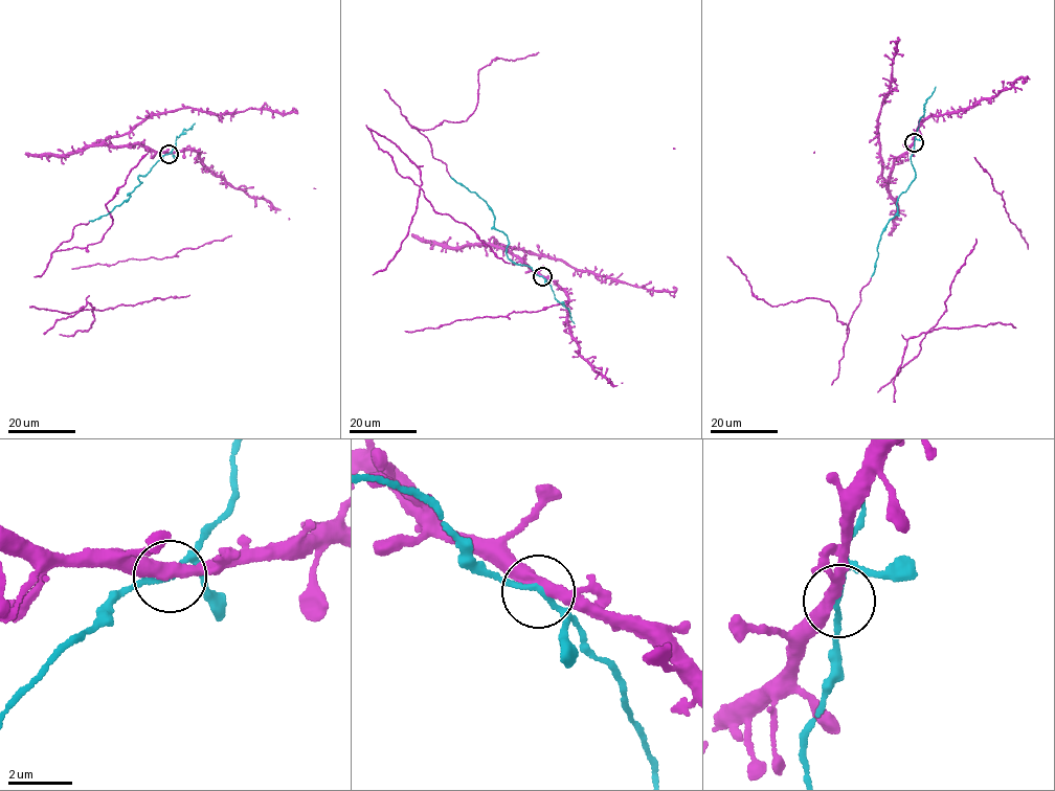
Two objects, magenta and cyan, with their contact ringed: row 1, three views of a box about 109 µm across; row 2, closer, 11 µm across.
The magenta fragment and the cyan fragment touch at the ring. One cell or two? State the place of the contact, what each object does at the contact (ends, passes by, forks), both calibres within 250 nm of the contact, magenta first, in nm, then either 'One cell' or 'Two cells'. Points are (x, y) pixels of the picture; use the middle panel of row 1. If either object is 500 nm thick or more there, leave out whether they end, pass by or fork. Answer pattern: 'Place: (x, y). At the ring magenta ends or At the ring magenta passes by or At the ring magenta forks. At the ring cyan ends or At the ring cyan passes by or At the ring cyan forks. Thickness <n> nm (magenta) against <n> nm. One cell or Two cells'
Place: (542, 276). At the ring magenta passes by. At the ring cyan passes by. Thickness 400 nm (magenta) against 140 nm. One cell

